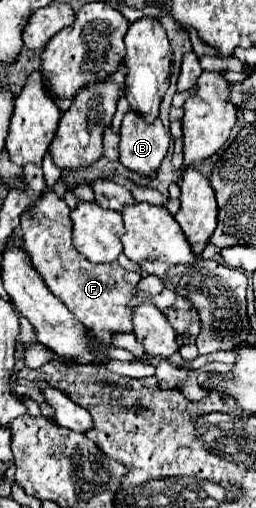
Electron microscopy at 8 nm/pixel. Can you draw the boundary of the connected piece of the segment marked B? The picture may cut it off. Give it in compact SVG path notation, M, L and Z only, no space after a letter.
M127 111L121 123L121 163L141 175L153 175L167 155L169 135L165 133L161 119L147 123L141 115Z

